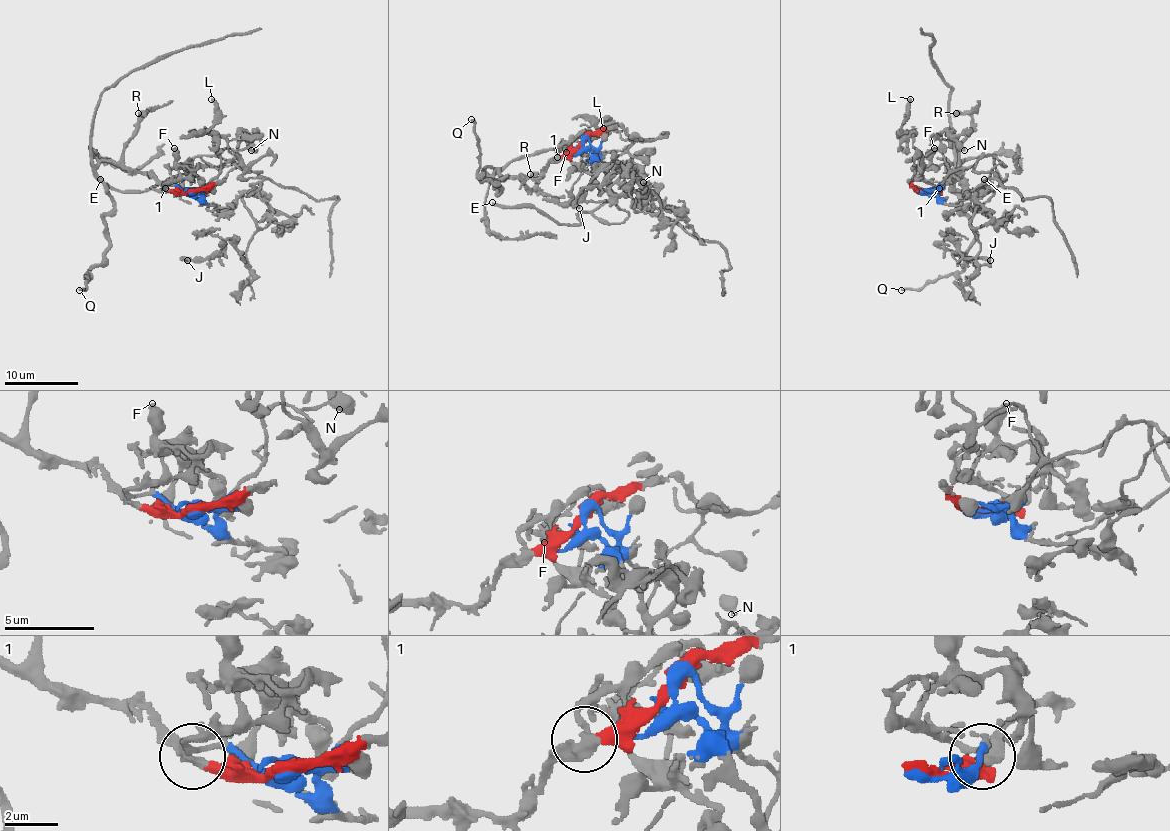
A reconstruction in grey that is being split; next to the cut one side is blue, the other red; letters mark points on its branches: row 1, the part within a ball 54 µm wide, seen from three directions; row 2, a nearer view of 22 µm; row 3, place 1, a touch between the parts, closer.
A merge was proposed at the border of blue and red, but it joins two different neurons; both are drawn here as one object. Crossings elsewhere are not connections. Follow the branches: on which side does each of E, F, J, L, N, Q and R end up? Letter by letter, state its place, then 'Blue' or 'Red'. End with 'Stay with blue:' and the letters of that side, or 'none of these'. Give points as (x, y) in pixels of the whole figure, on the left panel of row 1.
E: Place: (100, 179). Blue
F: Place: (174, 148). Blue
J: Place: (187, 260). Blue
L: Place: (211, 99). Blue
N: Place: (251, 150). Blue
Q: Place: (79, 290). Red
R: Place: (138, 113). Red
Stay with blue: E, F, J, L, N

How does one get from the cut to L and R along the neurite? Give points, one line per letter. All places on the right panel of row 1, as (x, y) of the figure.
L: (922, 193), (937, 190), (948, 173), (948, 164), (939, 149), (926, 156), (905, 132), (902, 125), (911, 99)
R: (922, 191), (935, 191), (948, 177), (961, 173), (959, 145), (972, 129), (972, 118), (955, 114)

